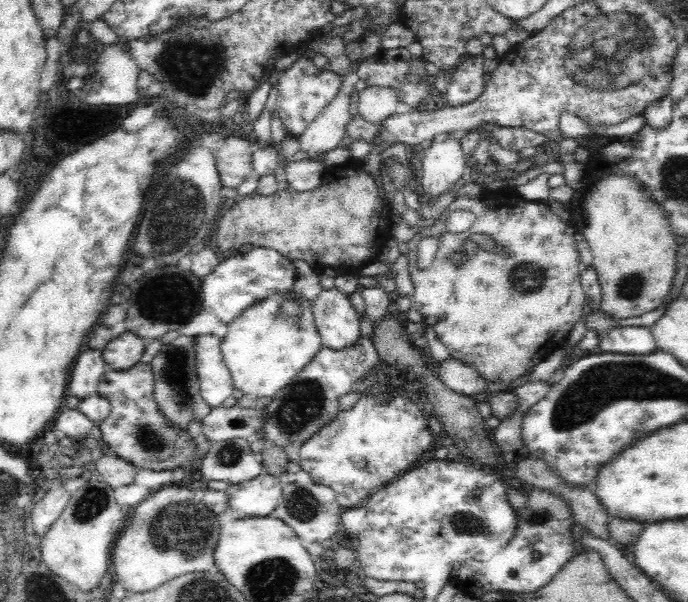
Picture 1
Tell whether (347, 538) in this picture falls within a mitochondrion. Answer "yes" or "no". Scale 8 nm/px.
no

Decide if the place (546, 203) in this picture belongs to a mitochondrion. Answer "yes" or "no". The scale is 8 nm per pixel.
no

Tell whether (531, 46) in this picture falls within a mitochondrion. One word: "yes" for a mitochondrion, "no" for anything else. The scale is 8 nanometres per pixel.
no

